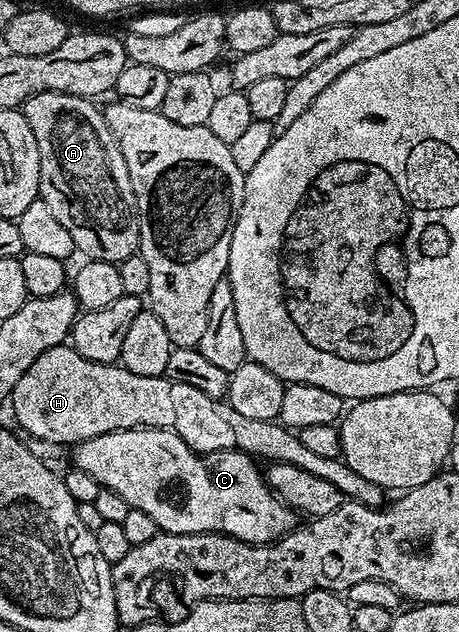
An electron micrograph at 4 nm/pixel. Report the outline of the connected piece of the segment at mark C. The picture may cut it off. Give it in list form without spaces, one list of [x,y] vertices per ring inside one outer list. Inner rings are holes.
[[[119,429],[94,439],[80,441],[71,450],[71,464],[86,471],[101,489],[122,495],[130,509],[146,511],[162,533],[224,533],[251,545],[269,545],[291,533],[298,525],[298,514],[268,486],[261,466],[246,453],[221,451],[196,453],[179,432],[170,429]]]

